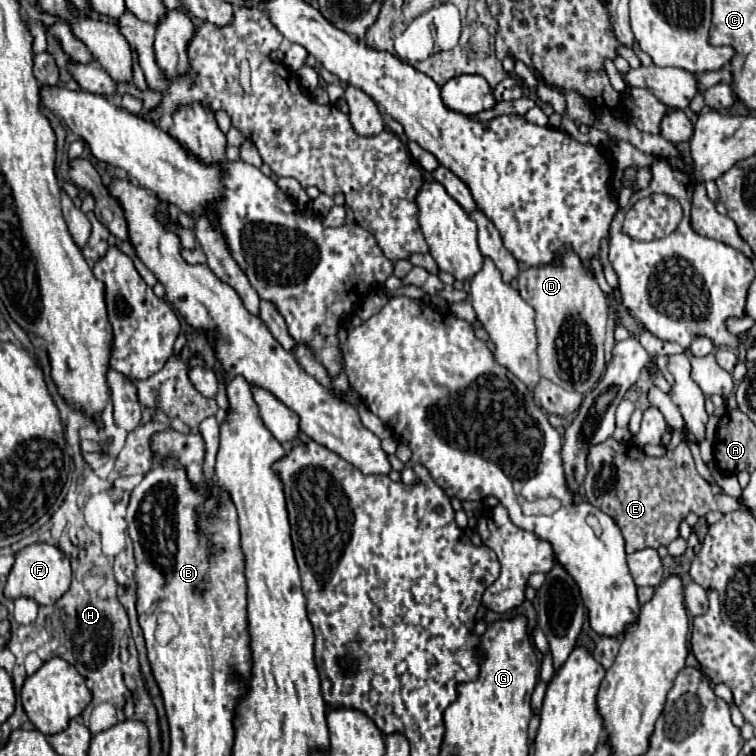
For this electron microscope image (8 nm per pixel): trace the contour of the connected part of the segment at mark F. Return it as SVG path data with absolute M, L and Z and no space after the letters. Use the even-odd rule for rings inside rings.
M32 543L16 553L16 561L8 573L8 581L4 587L4 597L18 599L18 597L30 597L38 605L54 605L70 587L72 571L70 571L70 559L54 545L48 543Z

